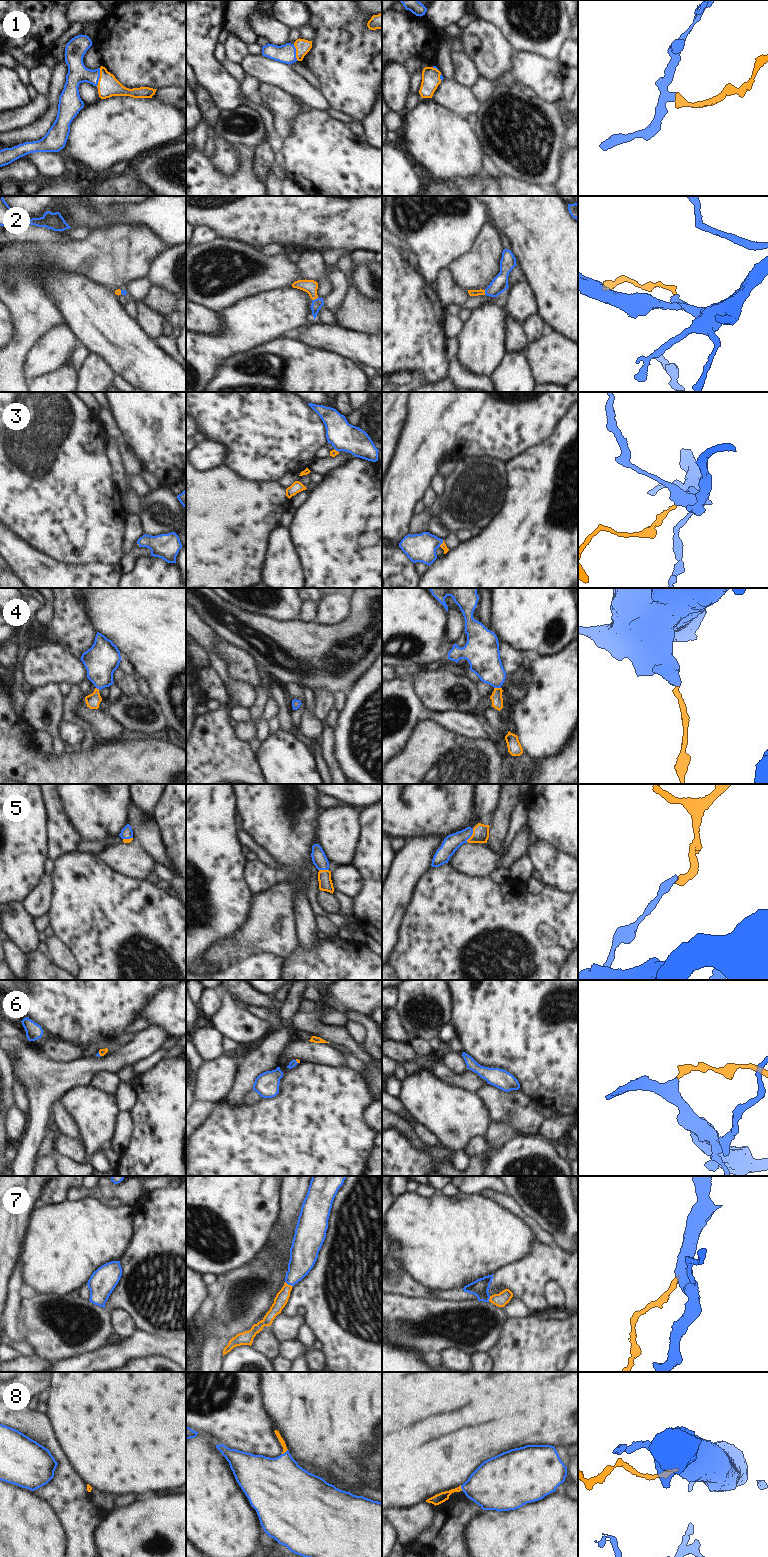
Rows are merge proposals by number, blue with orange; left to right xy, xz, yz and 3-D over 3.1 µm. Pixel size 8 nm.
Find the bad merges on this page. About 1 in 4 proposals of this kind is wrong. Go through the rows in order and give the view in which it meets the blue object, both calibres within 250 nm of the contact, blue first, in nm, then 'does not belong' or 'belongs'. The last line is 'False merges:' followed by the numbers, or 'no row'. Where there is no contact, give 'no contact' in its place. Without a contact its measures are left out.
1: contact in xy; calibres 160 and 170 nm; belongs
2: contact in xz; calibres 80 and 110 nm; belongs
3: contact in yz; calibres 220 and 50 nm; belongs
4: contact in yz; calibres 260 and 100 nm; belongs
5: contact in yz; calibres 140 and 130 nm; belongs
6: contact in xy; calibres 20 and 60 nm; belongs
7: contact in xz; calibres 200 and 110 nm; belongs
8: contact in xz; calibres 400 and 40 nm; belongs
False merges: no row

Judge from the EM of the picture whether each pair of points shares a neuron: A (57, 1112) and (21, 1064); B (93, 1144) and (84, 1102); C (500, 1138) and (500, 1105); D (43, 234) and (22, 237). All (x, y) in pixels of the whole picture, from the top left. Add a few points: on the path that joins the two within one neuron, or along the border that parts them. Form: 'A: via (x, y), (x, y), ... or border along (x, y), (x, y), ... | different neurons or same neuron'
A: border along (59, 1097), (51, 1106), (51, 1116) | different neurons
B: via (91, 1134), (91, 1112) | same neuron
C: border along (492, 1123), (507, 1122), (517, 1134) | different neurons
D: via (38, 234), (27, 237) | same neuron

